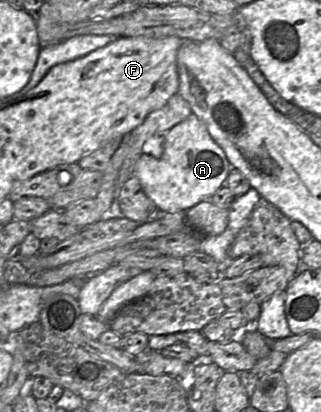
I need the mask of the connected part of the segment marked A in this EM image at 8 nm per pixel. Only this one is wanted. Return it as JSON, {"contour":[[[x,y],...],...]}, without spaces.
{"contour":[[[192,113],[186,120],[178,123],[163,134],[161,140],[156,137],[155,144],[160,156],[145,153],[137,161],[134,175],[140,180],[144,192],[156,204],[159,210],[168,212],[188,211],[202,201],[211,200],[211,197],[226,184],[226,179],[232,169],[222,147],[211,137],[205,123]]]}

